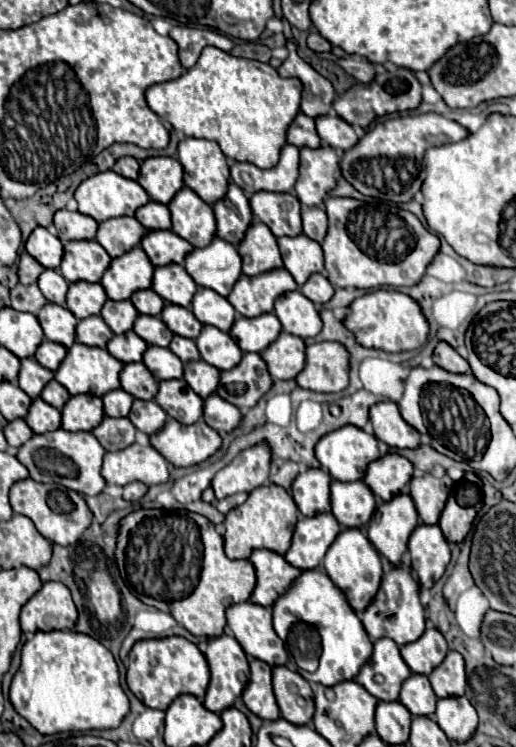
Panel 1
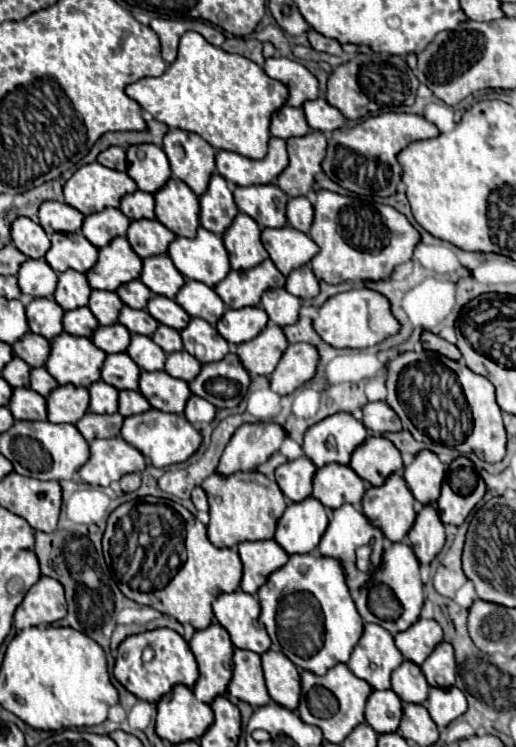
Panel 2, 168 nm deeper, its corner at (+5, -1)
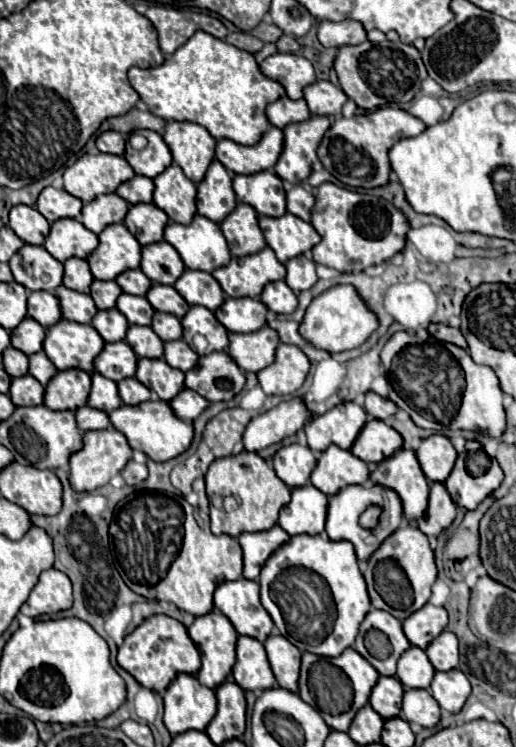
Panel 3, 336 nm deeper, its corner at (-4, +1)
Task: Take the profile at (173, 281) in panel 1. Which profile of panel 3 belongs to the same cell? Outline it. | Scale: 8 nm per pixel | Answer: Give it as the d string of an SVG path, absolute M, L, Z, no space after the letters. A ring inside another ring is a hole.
M153 242L141 248L141 266L145 276L155 284L173 284L185 270L183 260L171 244Z

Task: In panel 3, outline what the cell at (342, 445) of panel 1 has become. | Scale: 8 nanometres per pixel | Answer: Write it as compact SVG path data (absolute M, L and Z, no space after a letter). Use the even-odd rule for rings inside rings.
M341 402L305 426L307 444L313 452L323 452L329 444L351 448L367 422L367 412L355 402Z

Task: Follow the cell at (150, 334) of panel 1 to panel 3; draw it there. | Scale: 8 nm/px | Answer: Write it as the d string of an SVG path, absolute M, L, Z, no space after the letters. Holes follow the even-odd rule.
M121 294L117 300L117 308L123 312L123 316L131 322L131 324L143 324L149 326L151 324L151 316L153 316L153 308L149 304L147 298L143 296L133 296L133 294Z

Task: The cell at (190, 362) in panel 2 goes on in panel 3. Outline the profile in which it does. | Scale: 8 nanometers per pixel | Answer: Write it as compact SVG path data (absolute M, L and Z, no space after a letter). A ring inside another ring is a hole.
M185 340L165 342L163 358L171 368L177 368L181 372L187 372L187 368L193 368L195 360L199 360L199 356L191 350L191 346Z

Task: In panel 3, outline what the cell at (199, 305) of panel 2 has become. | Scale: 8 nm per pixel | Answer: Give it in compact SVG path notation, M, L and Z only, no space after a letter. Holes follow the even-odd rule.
M185 268L173 286L187 300L187 304L199 304L209 310L219 308L219 304L225 300L219 282L209 272Z

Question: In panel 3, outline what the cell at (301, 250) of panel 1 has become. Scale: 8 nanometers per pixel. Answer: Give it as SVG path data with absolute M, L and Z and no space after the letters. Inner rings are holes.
M285 212L279 218L259 214L257 220L267 246L275 252L279 262L287 262L291 256L299 256L311 250L321 240L321 236L309 222L293 216L291 212Z

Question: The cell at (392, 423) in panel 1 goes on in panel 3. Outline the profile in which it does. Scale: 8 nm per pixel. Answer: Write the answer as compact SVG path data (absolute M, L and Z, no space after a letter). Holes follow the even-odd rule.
M375 392L365 394L365 406L363 408L367 410L367 414L371 418L377 418L377 420L387 420L387 418L395 416L395 412L397 412L397 406L389 398L383 398Z

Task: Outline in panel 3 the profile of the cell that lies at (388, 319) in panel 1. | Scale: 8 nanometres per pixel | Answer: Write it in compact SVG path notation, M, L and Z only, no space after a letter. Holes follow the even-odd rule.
M341 284L341 286L329 288L327 292L311 300L299 324L299 334L315 348L335 354L335 352L361 346L369 338L369 334L377 330L377 326L379 322L375 320L375 314L363 304L363 300L359 300L359 294L355 292L355 288L351 288L349 284Z

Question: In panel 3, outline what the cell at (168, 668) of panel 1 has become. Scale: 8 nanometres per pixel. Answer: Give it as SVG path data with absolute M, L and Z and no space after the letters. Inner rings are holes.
M155 614L145 618L131 634L125 636L123 644L119 646L117 662L141 686L163 694L177 674L195 674L199 670L199 652L193 640L187 636L187 628L179 620L165 614Z

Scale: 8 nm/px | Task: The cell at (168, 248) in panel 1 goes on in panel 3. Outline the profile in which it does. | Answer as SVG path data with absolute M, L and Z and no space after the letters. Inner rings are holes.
M133 204L125 216L127 230L137 238L139 244L153 244L163 240L163 224L169 222L167 214L155 204Z

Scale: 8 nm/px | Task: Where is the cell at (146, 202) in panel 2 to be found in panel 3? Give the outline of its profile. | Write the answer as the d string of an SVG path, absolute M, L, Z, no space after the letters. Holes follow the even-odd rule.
M133 176L131 180L123 182L117 188L117 194L127 200L129 204L139 204L139 202L151 202L153 196L153 180L147 176Z

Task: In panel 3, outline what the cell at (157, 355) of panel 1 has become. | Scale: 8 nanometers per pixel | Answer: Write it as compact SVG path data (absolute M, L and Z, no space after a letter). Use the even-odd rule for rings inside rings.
M131 324L125 340L139 358L163 358L163 340L159 340L151 326Z

